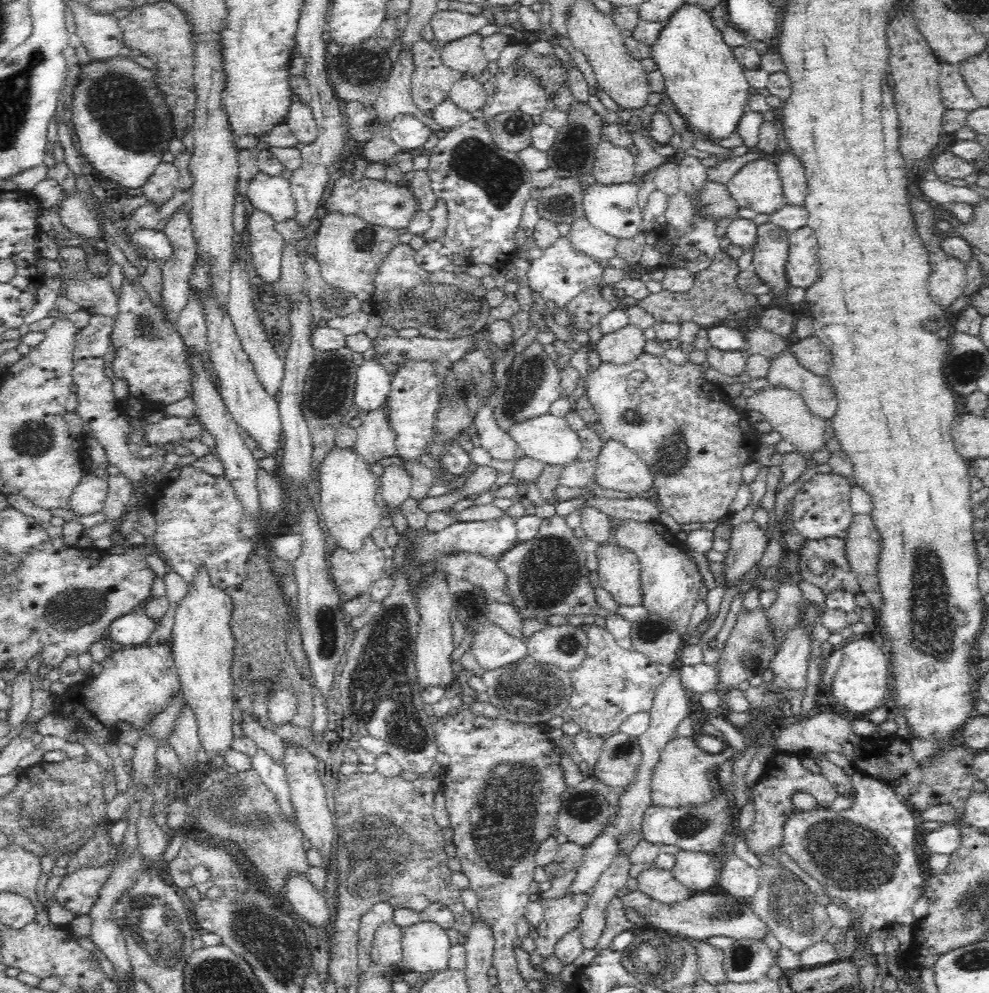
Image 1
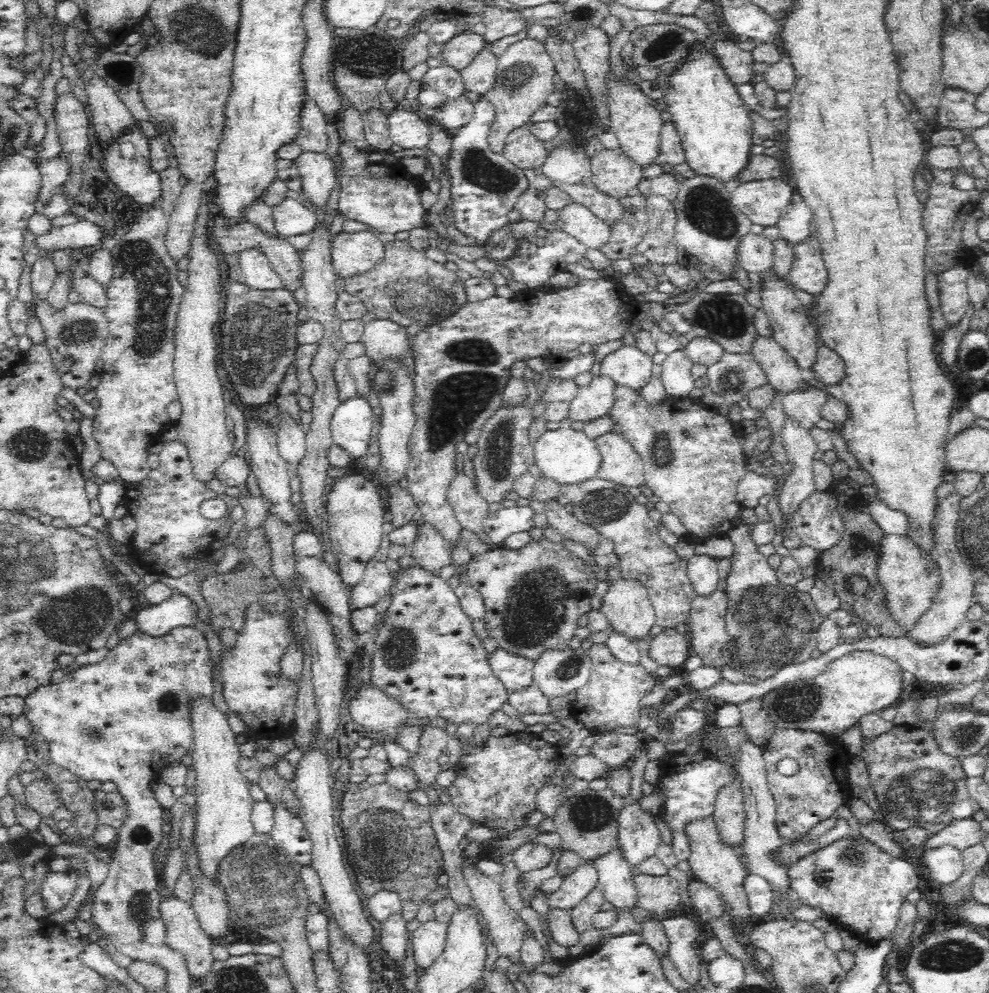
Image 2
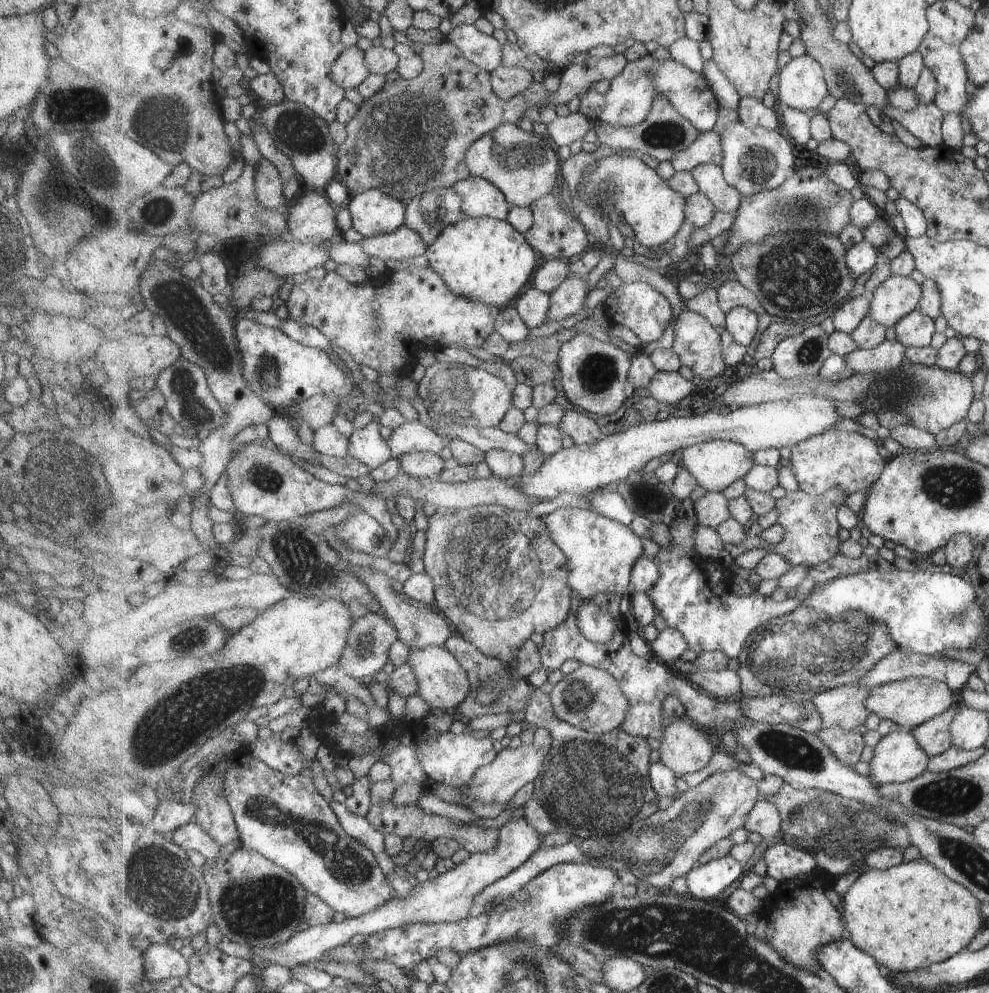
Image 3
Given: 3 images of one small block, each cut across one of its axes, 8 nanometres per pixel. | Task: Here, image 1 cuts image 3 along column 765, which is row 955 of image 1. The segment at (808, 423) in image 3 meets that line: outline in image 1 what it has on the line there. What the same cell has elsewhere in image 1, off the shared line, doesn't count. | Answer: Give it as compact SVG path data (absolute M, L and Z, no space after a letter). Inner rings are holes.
M420 921L403 927L401 968L410 972L436 972L448 967L450 939L439 924Z

